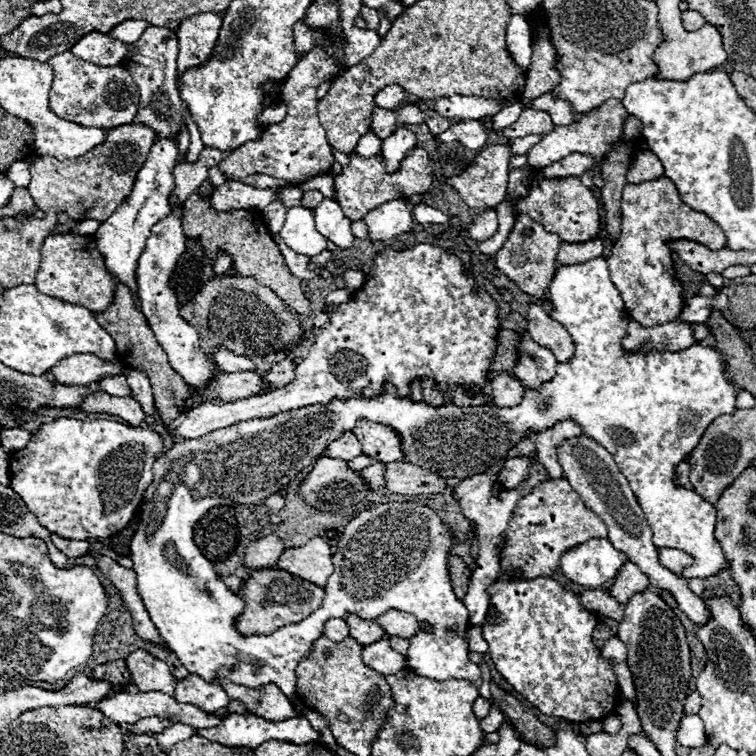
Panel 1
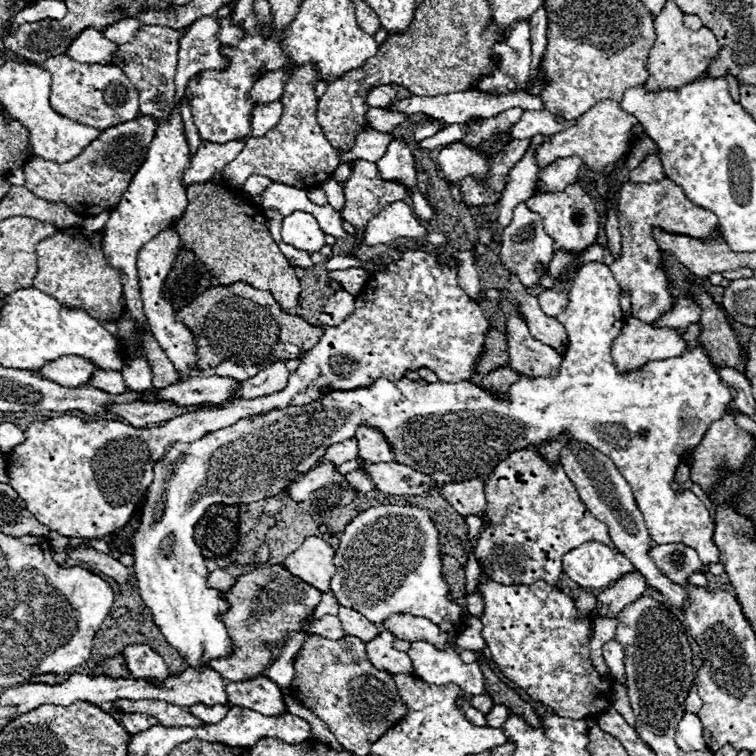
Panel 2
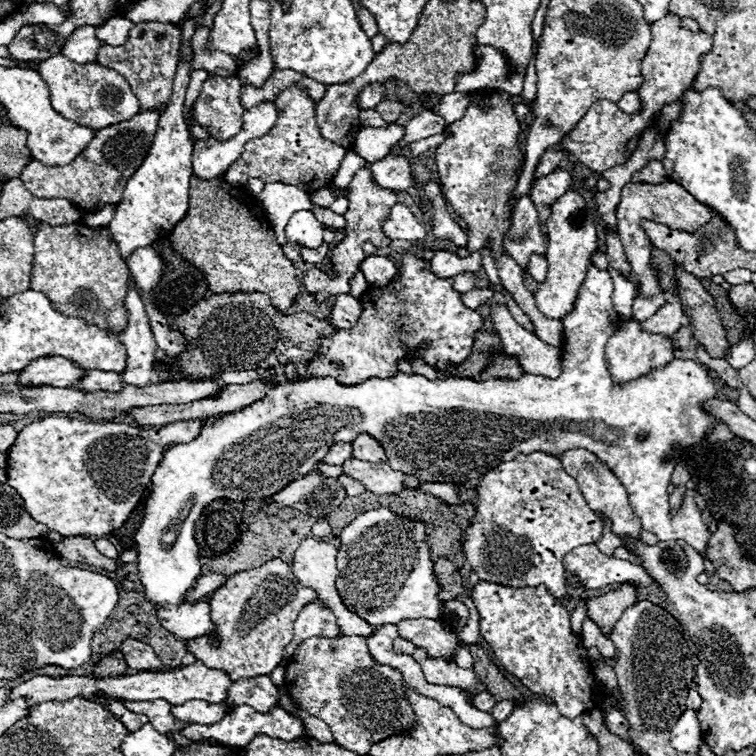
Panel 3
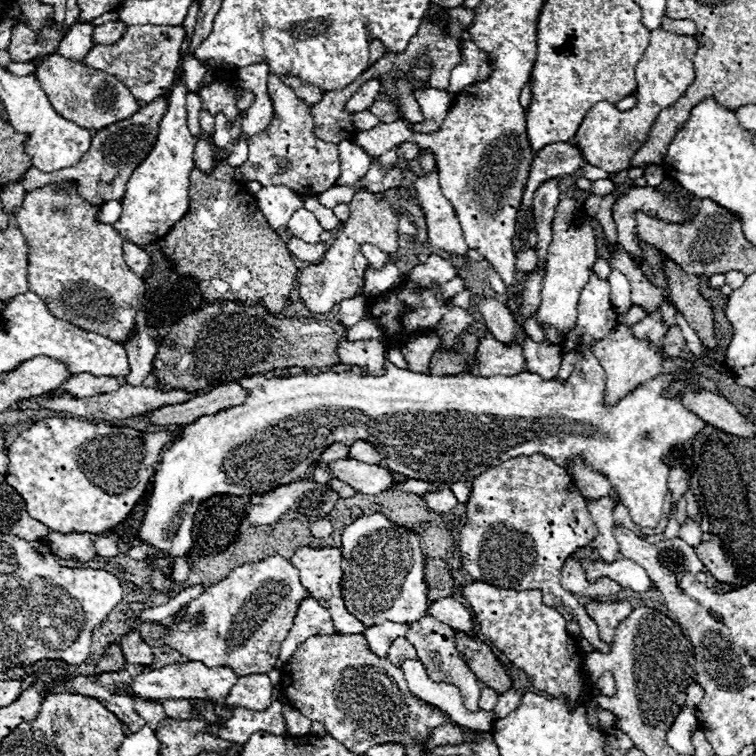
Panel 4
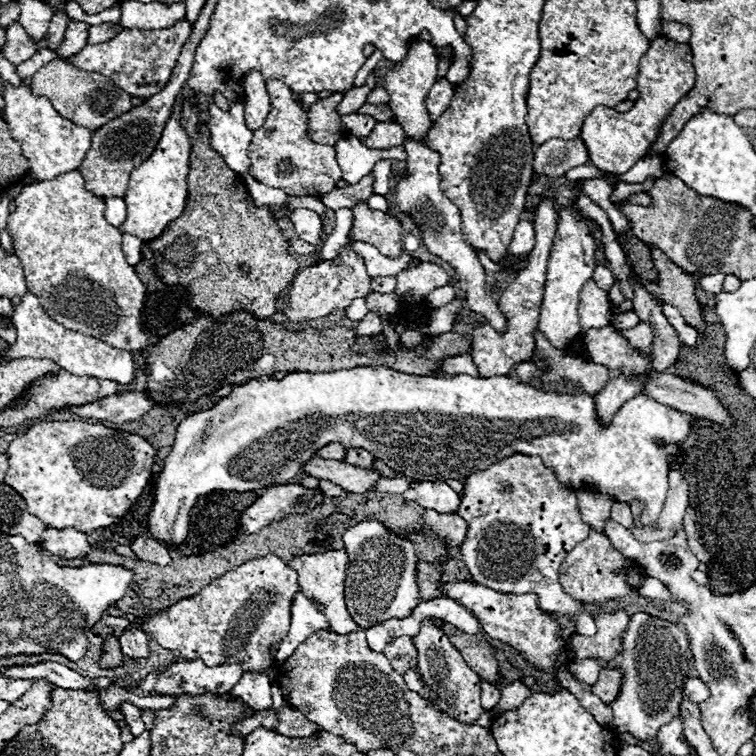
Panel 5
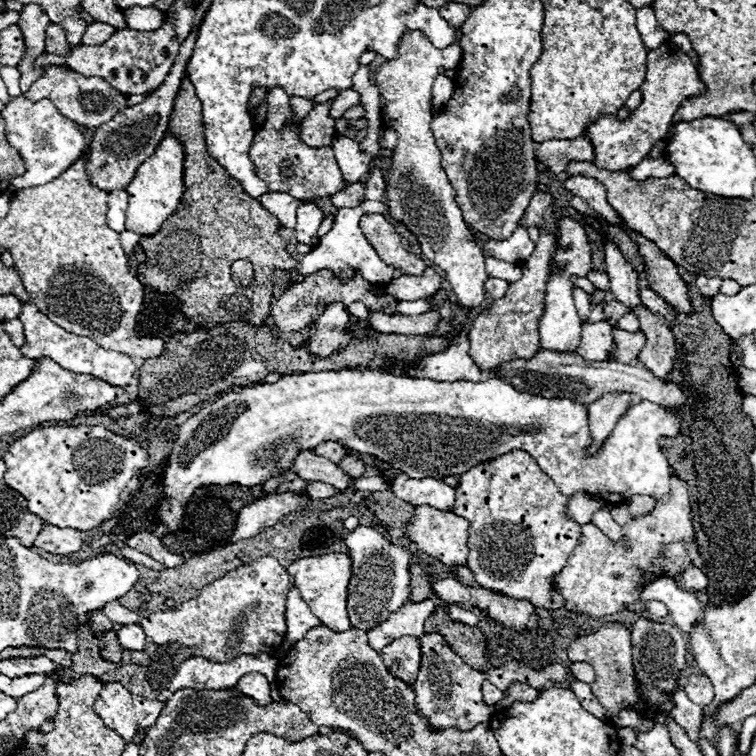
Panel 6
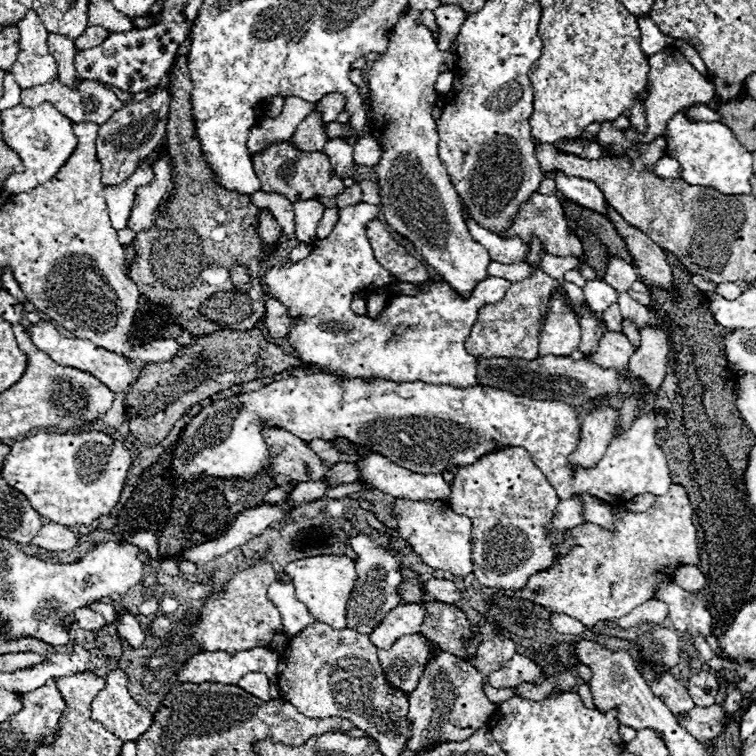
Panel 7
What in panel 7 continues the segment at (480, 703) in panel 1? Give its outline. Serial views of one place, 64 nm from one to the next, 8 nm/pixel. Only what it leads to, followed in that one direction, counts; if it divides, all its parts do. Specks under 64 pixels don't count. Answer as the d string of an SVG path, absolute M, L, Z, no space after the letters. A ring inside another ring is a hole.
M486 686L486 688L484 688L484 694L486 694L486 698L488 698L492 704L506 702L506 700L510 700L512 696L516 696L514 688L492 688L492 686Z

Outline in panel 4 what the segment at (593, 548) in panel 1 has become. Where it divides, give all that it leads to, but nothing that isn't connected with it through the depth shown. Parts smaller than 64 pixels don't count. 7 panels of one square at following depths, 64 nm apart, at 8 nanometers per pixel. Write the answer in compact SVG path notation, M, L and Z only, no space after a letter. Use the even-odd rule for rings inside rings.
M620 558L612 564L604 564L604 562L594 564L594 562L586 560L584 568L586 568L586 574L590 576L590 580L608 576L612 580L618 580L618 584L622 584L624 588L630 588L634 592L646 592L650 586L650 578L646 576L646 570L626 558Z

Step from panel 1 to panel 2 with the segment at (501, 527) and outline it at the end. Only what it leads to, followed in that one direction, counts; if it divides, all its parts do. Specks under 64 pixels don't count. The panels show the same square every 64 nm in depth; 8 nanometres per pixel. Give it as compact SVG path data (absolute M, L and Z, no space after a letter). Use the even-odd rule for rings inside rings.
M474 478L470 482L458 482L458 484L446 484L440 488L440 494L444 496L444 500L448 504L452 504L454 510L458 510L458 514L468 516L468 514L476 514L476 516L484 516L484 480ZM474 592L472 596L468 596L466 598L466 606L468 606L468 612L472 614L472 616L482 616L482 610L484 610L484 604L482 604L482 598L480 598L480 594L478 592Z

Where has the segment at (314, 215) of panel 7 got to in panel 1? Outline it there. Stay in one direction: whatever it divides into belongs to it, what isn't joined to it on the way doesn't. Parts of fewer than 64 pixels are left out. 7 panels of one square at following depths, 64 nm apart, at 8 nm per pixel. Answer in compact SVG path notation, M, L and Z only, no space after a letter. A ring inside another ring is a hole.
M300 206L288 210L280 236L286 246L304 256L316 256L326 250L326 238L316 230L312 212Z

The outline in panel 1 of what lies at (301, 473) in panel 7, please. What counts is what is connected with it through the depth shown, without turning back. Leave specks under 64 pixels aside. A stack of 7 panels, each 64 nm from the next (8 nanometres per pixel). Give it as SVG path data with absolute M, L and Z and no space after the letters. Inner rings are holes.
M396 460L384 464L384 486L394 494L418 496L438 494L448 488L448 482L430 470Z

